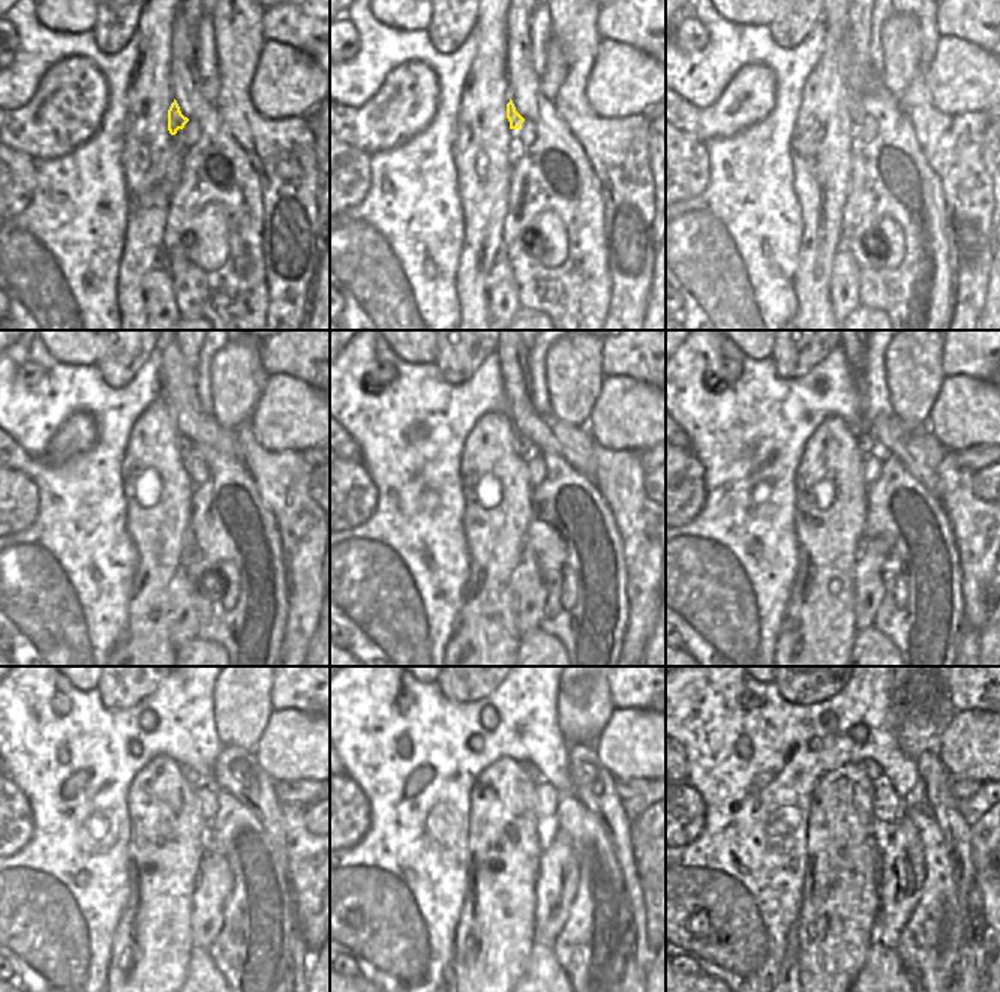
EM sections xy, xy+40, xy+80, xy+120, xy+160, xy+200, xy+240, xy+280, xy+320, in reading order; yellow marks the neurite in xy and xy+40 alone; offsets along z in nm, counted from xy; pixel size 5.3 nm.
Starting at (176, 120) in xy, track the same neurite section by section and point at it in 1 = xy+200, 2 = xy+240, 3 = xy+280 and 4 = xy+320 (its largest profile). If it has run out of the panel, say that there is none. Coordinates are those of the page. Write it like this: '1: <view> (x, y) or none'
1: xy+200 (867, 446)
2: xy+240 (194, 778)
3: xy+280 (534, 773)
4: xy+320 (870, 767)

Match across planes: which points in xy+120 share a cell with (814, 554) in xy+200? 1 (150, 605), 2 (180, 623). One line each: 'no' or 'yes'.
1: yes
2: no

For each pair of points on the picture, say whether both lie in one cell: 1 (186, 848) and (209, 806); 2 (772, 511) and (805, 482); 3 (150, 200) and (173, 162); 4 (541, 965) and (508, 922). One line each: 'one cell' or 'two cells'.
1: two cells
2: two cells
3: one cell
4: two cells

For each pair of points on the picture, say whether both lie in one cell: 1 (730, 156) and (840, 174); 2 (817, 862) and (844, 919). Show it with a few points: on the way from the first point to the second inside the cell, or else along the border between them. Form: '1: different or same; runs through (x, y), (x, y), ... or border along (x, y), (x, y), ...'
1: different; border along (792, 131), (793, 192), (798, 201)
2: same; runs through (831, 875), (838, 883), (838, 905)

